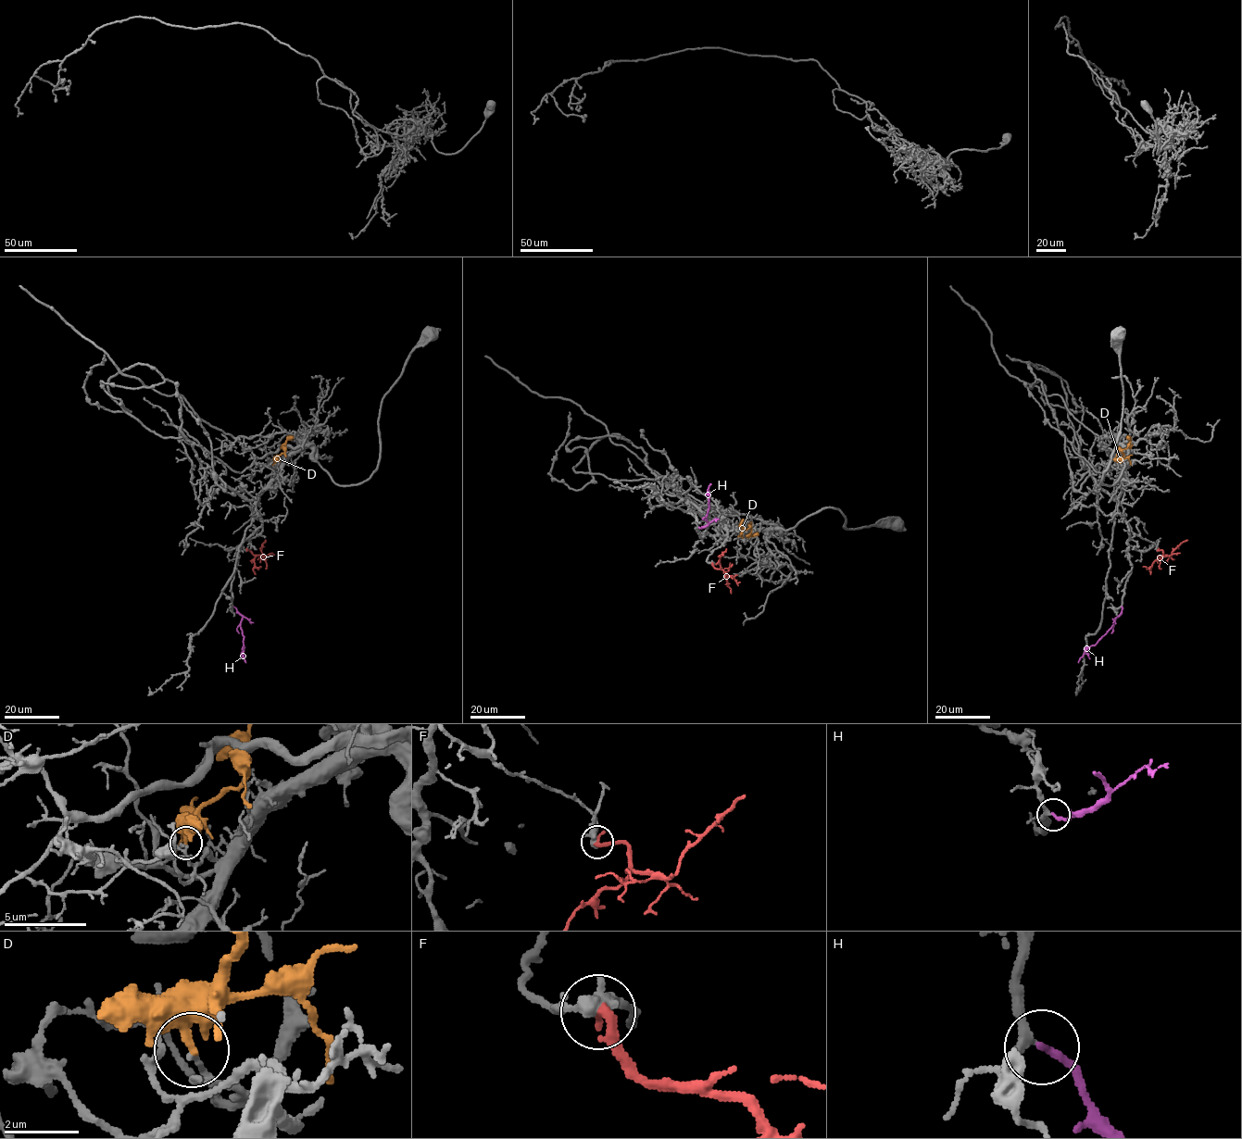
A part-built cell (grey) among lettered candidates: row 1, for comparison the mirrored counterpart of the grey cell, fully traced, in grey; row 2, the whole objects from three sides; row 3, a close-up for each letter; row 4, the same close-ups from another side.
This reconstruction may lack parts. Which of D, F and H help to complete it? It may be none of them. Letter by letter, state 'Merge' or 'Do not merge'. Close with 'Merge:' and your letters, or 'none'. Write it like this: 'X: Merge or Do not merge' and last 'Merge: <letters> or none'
D: Do not merge
F: Do not merge
H: Merge
Merge: H

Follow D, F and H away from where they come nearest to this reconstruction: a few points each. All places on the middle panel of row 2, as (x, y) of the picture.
D: (741, 526), (750, 528), (752, 535), (758, 533)
F: (711, 563), (728, 575), (727, 585), (731, 594)
H: (699, 527), (704, 528), (708, 523), (706, 516), (710, 484)

